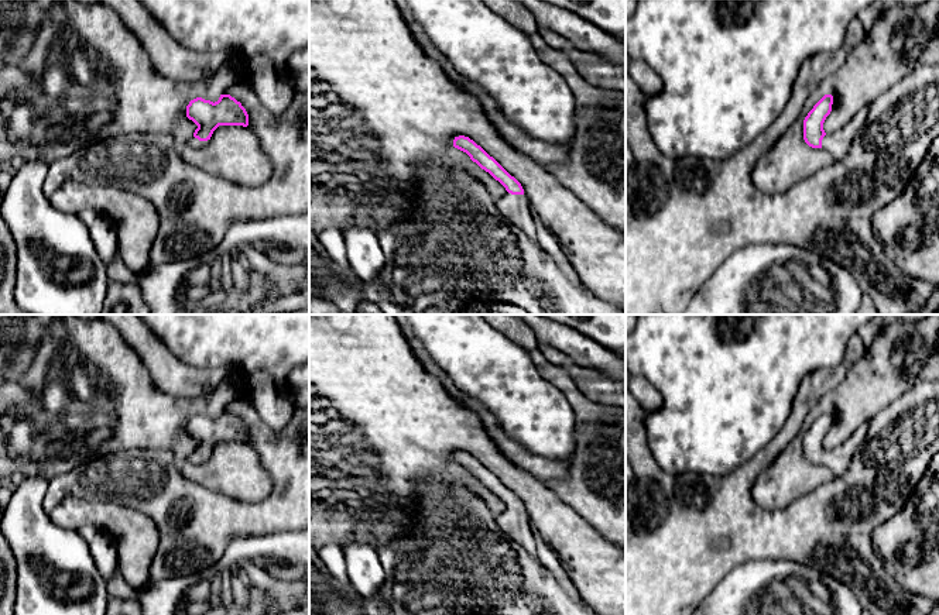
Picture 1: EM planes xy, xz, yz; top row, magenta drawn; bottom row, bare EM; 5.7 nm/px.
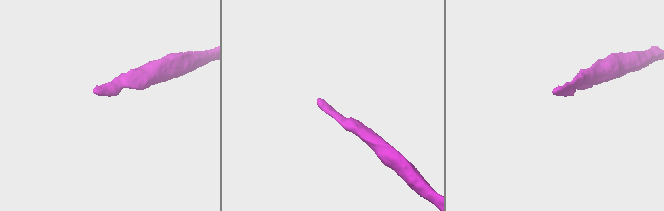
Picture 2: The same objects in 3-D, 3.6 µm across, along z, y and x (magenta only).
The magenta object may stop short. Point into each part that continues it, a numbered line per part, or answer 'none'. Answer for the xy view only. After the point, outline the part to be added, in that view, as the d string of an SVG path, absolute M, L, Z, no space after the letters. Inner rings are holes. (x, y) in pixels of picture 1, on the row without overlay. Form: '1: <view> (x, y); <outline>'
1: xy (194, 459); M193 451L188 457L189 463L196 464L196 465L203 464L208 458L209 458L209 456L208 457L199 457Z

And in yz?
1: yz (838, 460); M870 422L861 425L844 443L826 449L822 456L822 465L827 467L833 475L844 474L851 460L859 454L868 433Z

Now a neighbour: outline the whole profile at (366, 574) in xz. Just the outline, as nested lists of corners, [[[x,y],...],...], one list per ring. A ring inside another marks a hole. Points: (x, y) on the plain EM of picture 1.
[[[350,539],[343,546],[343,554],[354,594],[367,599],[376,598],[385,580],[378,550],[369,543]]]

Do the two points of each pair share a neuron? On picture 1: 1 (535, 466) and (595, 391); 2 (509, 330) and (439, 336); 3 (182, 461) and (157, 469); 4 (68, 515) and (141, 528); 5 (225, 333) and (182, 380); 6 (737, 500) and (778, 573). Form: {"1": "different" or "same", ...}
{"1": "different", "2": "different", "3": "different", "4": "same", "5": "different", "6": "different"}

